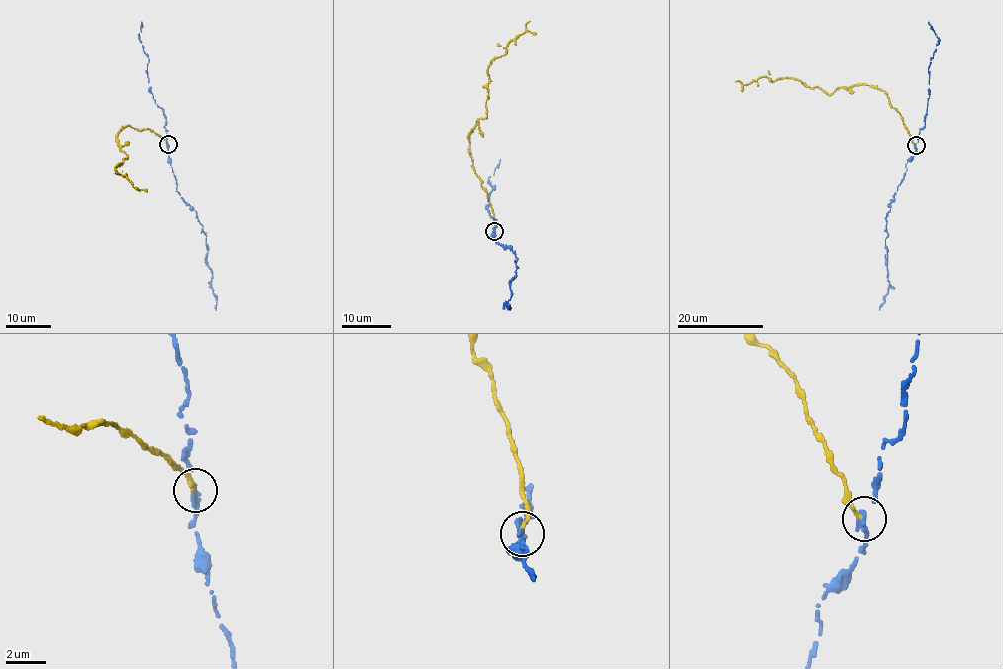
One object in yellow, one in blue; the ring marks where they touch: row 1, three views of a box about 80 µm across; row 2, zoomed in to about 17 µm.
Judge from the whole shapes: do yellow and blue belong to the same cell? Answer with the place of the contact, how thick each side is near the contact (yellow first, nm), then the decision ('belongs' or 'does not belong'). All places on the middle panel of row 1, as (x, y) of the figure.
place (494, 231); calibres 220 and 260 nm; does not belong

